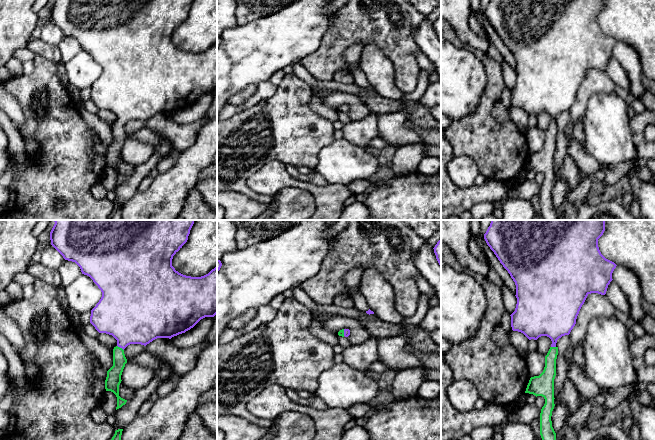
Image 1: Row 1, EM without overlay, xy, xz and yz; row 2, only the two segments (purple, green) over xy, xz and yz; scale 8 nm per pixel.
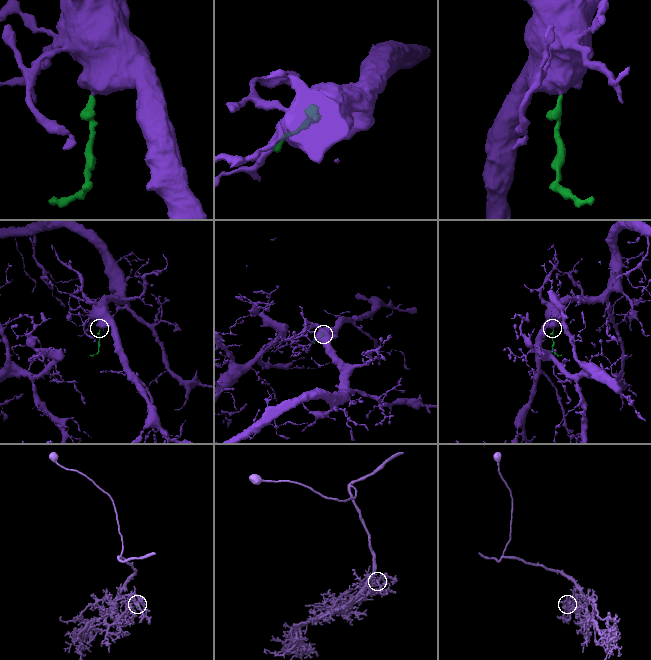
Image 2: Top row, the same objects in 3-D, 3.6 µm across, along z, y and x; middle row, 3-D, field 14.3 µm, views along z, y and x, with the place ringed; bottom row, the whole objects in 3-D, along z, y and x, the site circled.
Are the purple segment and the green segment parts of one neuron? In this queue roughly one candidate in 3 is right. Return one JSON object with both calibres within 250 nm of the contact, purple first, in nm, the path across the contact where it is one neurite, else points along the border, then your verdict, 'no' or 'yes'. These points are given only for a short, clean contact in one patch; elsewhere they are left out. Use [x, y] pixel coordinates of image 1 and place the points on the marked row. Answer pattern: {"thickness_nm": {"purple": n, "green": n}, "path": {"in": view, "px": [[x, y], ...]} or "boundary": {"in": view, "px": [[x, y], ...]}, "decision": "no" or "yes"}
{"thickness_nm": {"purple": 420, "green": 110}, "path": {"in": "xy", "px": [[131, 318], [120, 347], [118, 367], [114, 373]]}, "decision": "yes"}

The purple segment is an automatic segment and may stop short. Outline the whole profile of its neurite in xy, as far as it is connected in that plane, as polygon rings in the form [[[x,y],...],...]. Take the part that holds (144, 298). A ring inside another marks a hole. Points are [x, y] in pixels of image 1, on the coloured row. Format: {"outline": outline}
{"outline": [[[54,220],[55,224],[50,232],[51,245],[63,256],[65,260],[75,262],[81,269],[82,274],[89,276],[102,292],[102,297],[91,310],[90,323],[99,333],[112,335],[117,340],[117,346],[113,349],[113,366],[107,371],[105,380],[106,391],[113,392],[117,397],[116,410],[126,404],[127,400],[119,396],[121,375],[127,359],[124,349],[130,344],[146,346],[157,338],[169,338],[185,333],[193,328],[201,319],[214,317],[217,314],[217,266],[208,274],[201,277],[186,276],[172,266],[173,256],[187,242],[190,230],[195,220]]]}

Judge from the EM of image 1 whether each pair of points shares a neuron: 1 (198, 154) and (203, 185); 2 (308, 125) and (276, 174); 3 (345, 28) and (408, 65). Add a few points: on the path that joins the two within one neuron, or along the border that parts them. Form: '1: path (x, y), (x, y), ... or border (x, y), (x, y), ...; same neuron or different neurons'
1: border (198, 182), (195, 186); different neurons
2: border (284, 164), (278, 161), (269, 161), (260, 168); different neurons
3: path (361, 28), (372, 28), (393, 49); same neuron

